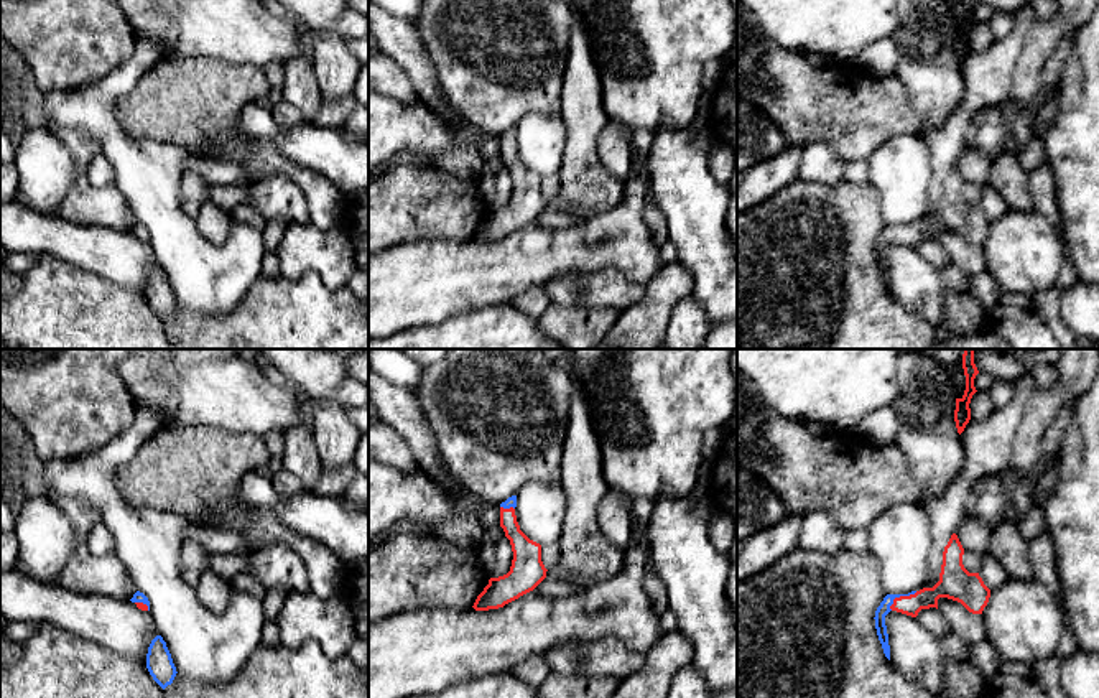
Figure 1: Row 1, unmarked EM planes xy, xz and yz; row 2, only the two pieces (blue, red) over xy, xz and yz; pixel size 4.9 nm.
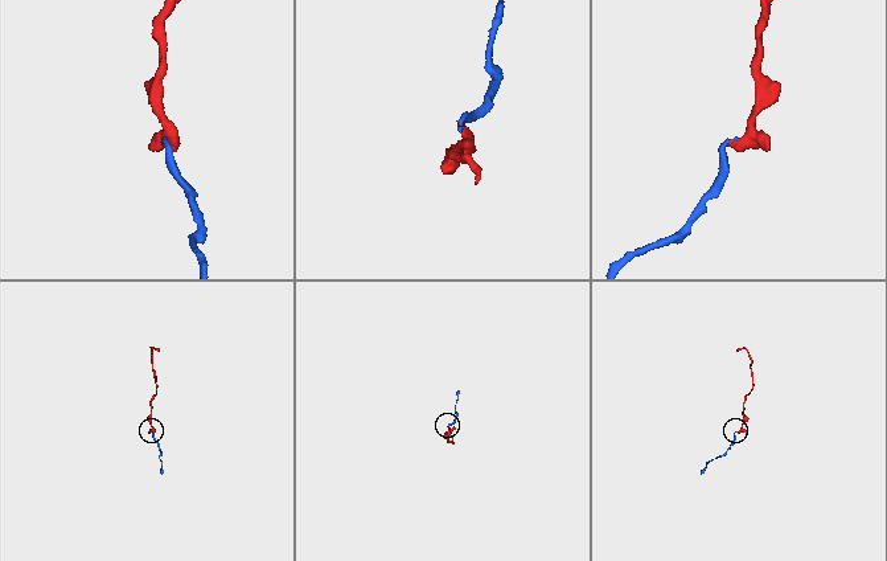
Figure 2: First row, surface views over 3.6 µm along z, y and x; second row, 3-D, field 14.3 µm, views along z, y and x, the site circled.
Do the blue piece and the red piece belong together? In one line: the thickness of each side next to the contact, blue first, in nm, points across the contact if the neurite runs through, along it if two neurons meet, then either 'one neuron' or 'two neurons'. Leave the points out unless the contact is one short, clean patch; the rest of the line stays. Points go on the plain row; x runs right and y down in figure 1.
60/120 nm | across yz (884, 239), (900, 226), (927, 229), (950, 216) | one neuron

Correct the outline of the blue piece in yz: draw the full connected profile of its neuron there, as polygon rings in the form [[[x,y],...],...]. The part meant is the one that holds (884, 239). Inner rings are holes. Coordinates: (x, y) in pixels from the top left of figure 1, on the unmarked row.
[[[956,165],[951,166],[943,183],[939,212],[933,219],[923,219],[908,226],[887,226],[875,242],[875,260],[885,288],[890,291],[885,247],[897,242],[916,249],[921,240],[936,239],[938,230],[948,229],[961,234],[969,244],[982,245],[989,234],[990,221],[979,204],[969,204],[962,196],[964,179]]]

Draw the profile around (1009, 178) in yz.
[[[1004,150],[992,160],[990,186],[1004,198],[1009,211],[1033,211],[1028,171],[1018,155]]]

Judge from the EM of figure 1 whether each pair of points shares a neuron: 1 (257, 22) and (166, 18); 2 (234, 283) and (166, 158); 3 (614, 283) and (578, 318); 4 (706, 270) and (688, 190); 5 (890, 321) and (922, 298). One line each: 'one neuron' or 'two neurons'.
1: one neuron
2: one neuron
3: two neurons
4: one neuron
5: two neurons

